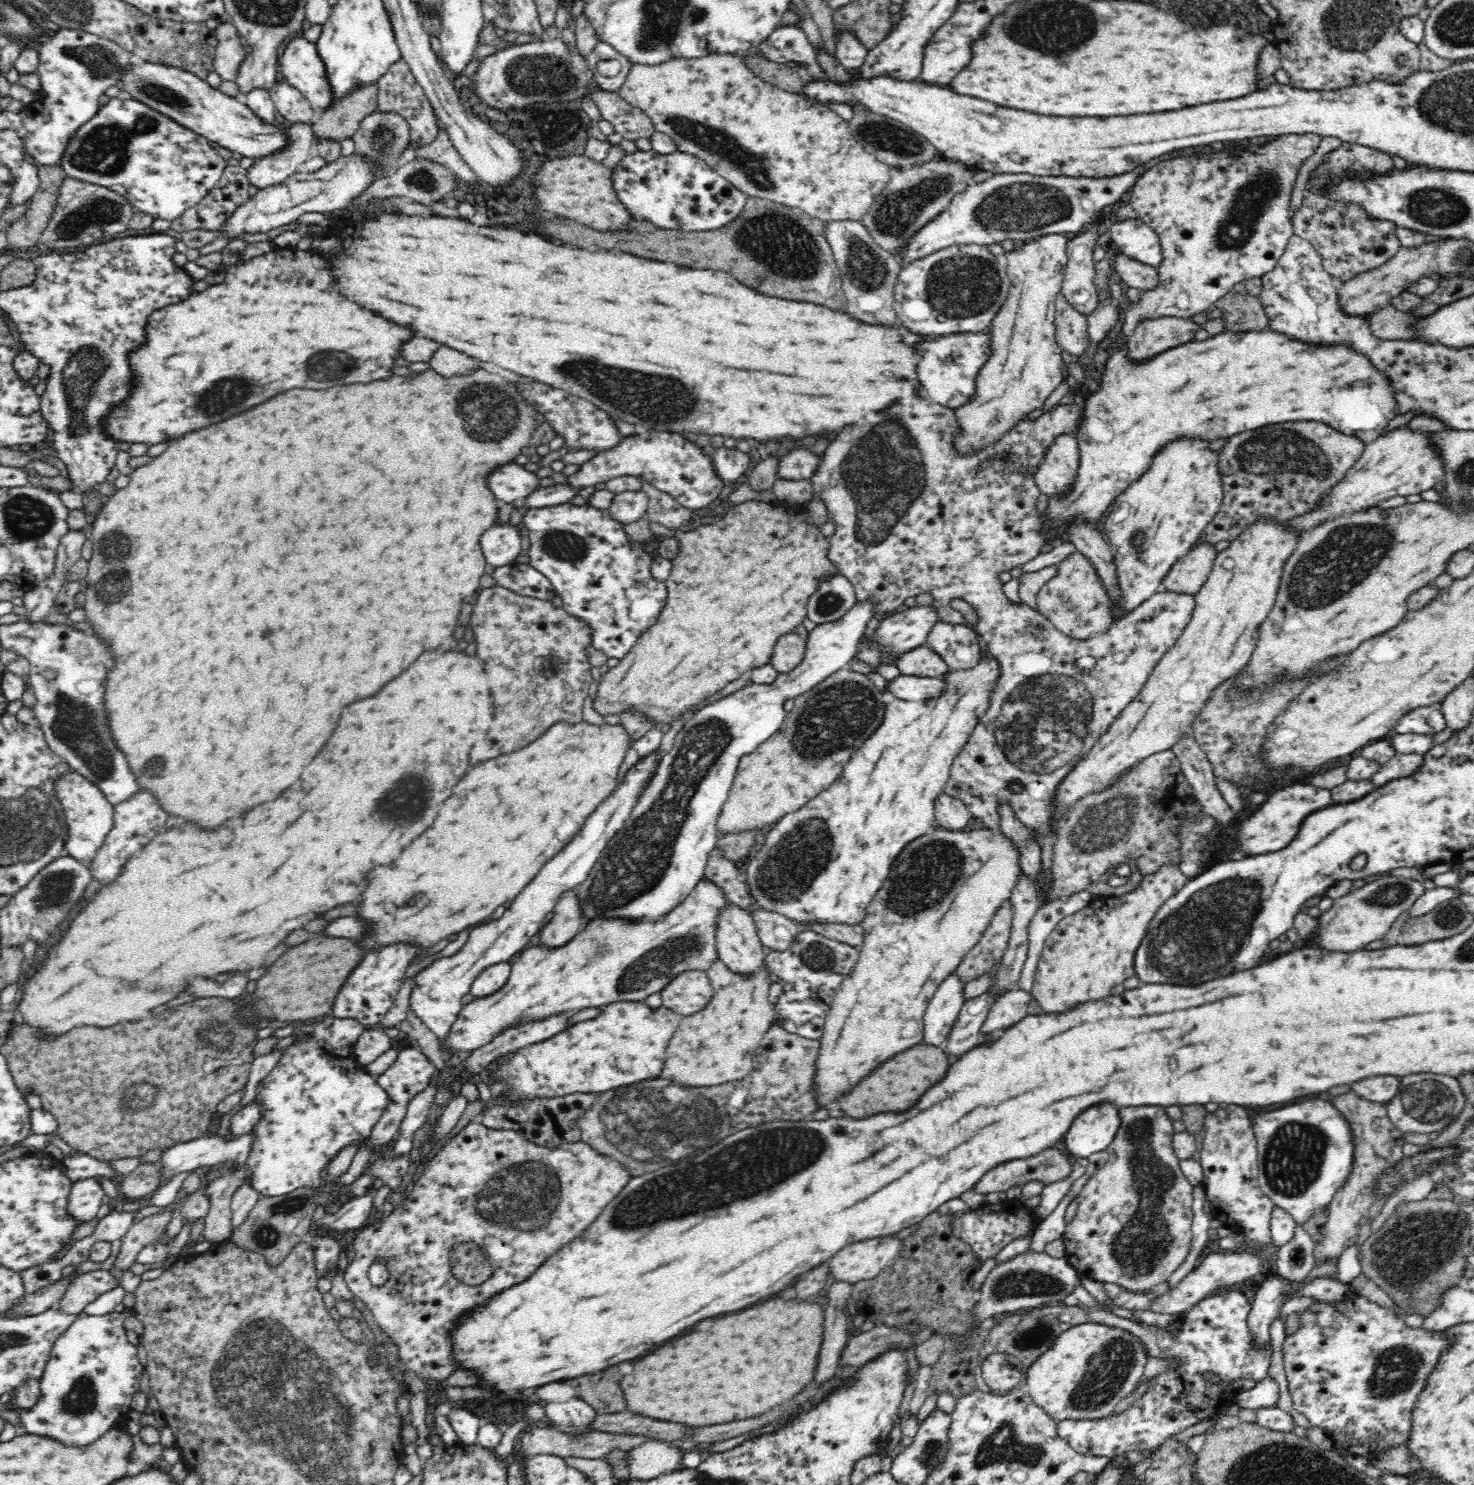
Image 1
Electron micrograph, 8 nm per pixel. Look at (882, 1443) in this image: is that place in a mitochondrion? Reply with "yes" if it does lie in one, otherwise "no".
no

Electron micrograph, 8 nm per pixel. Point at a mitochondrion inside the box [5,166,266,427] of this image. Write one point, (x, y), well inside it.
(97, 212)

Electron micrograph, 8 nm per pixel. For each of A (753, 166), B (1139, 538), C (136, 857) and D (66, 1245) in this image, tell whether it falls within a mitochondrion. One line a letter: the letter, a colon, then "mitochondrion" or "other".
A: mitochondrion
B: mitochondrion
C: other
D: other

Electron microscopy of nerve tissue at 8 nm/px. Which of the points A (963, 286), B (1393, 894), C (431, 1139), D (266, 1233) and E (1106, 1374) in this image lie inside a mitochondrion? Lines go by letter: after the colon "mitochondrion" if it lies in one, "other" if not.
A: mitochondrion
B: mitochondrion
C: other
D: mitochondrion
E: mitochondrion

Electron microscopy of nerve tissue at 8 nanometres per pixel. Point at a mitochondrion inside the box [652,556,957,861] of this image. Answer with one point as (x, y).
(841, 714)

